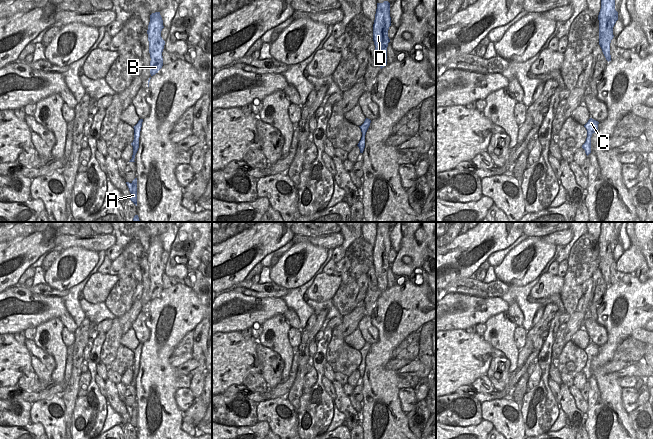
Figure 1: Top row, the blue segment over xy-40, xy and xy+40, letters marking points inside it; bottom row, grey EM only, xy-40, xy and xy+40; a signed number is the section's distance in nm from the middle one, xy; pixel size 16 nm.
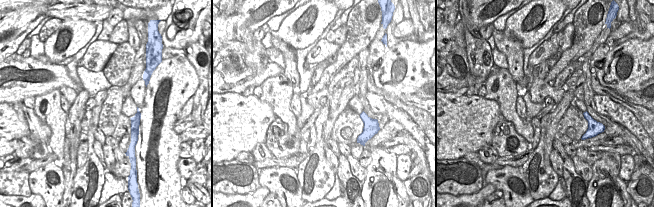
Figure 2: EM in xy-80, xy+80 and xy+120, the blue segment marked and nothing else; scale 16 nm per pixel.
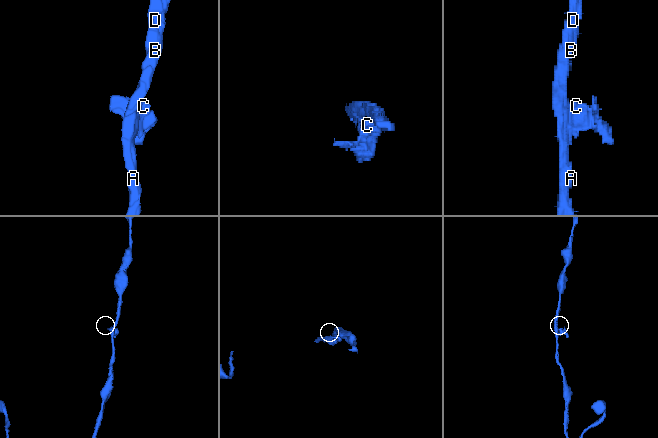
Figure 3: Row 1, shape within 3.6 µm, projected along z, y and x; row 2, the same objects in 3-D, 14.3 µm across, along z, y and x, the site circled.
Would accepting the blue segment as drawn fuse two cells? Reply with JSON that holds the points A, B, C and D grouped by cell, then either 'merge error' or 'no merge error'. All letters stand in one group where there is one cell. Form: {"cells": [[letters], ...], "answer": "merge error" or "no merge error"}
{"cells": [["A", "B", "C", "D"]], "answer": "no merge error"}

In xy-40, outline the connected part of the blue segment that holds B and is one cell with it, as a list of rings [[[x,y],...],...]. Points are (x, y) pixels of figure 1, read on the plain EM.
[[[160,236],[152,237],[147,254],[151,282],[149,290],[151,301],[158,297],[163,290],[162,276],[165,269],[165,265],[161,261],[163,252],[163,244]]]

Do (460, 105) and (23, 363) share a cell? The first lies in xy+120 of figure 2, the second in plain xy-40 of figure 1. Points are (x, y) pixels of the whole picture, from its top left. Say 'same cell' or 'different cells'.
same cell

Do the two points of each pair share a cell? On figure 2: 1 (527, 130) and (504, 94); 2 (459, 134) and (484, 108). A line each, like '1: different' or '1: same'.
1: same
2: same

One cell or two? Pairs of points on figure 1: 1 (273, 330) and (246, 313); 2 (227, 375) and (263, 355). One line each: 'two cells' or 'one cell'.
1: two cells
2: two cells

